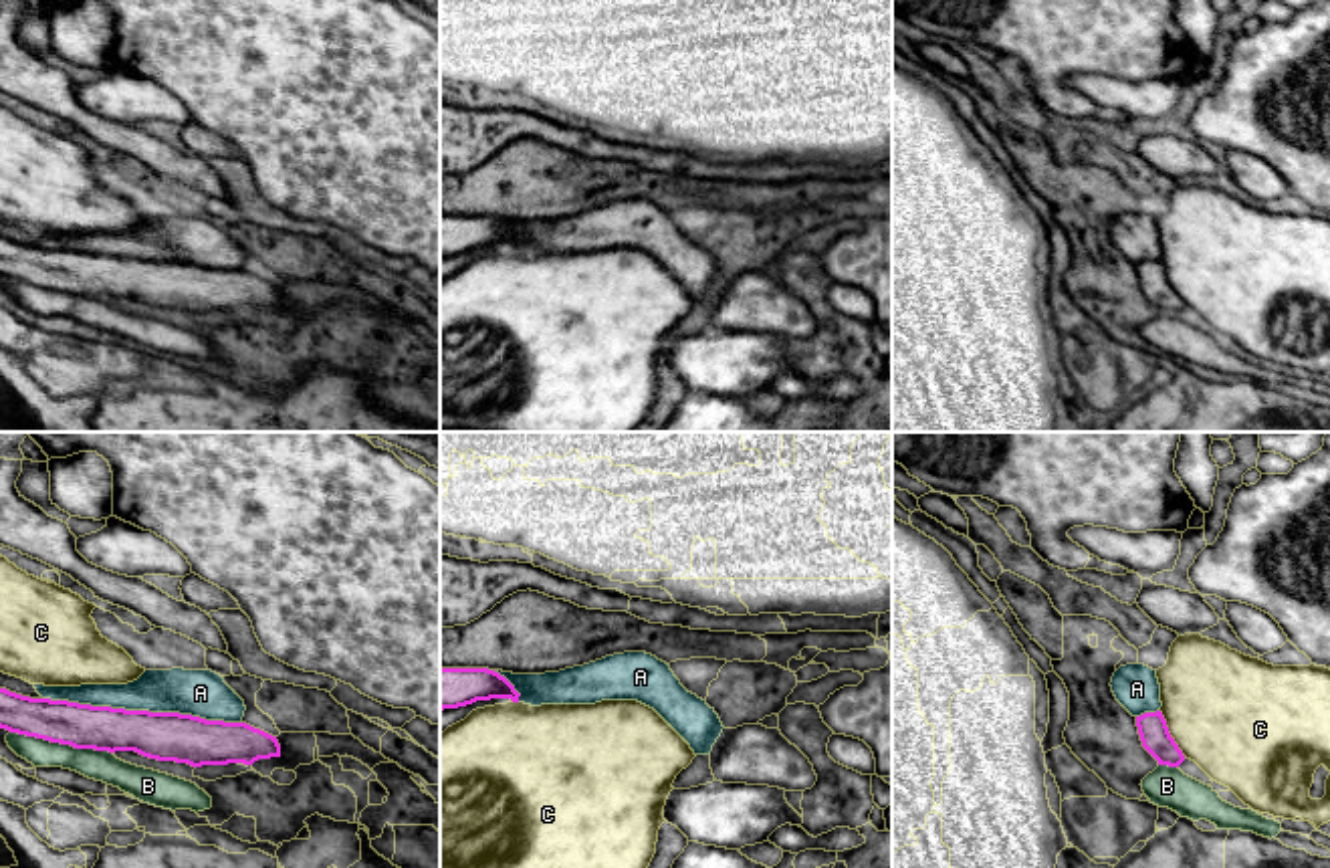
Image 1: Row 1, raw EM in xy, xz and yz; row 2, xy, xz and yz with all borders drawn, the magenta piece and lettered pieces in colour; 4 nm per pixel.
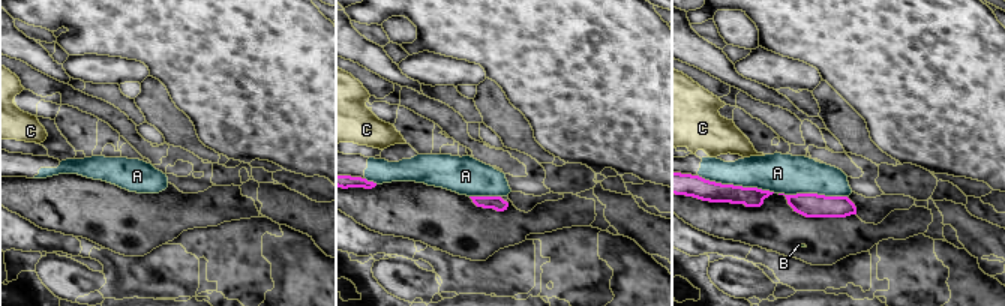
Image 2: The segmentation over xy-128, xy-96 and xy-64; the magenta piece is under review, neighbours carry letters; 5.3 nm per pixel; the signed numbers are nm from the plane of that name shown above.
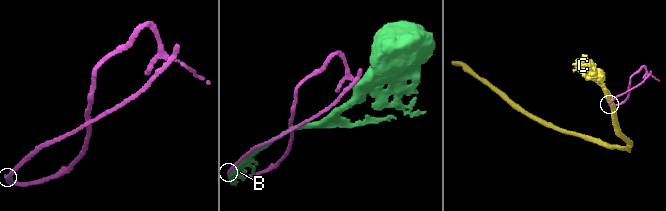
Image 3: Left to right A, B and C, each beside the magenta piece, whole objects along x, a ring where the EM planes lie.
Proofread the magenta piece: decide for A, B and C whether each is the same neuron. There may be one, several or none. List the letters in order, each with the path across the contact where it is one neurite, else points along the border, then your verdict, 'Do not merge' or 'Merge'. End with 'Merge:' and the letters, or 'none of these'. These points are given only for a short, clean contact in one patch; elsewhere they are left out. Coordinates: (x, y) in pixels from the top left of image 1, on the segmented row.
A: Do not merge
B: Do not merge
C: Do not merge
Merge: none of these

